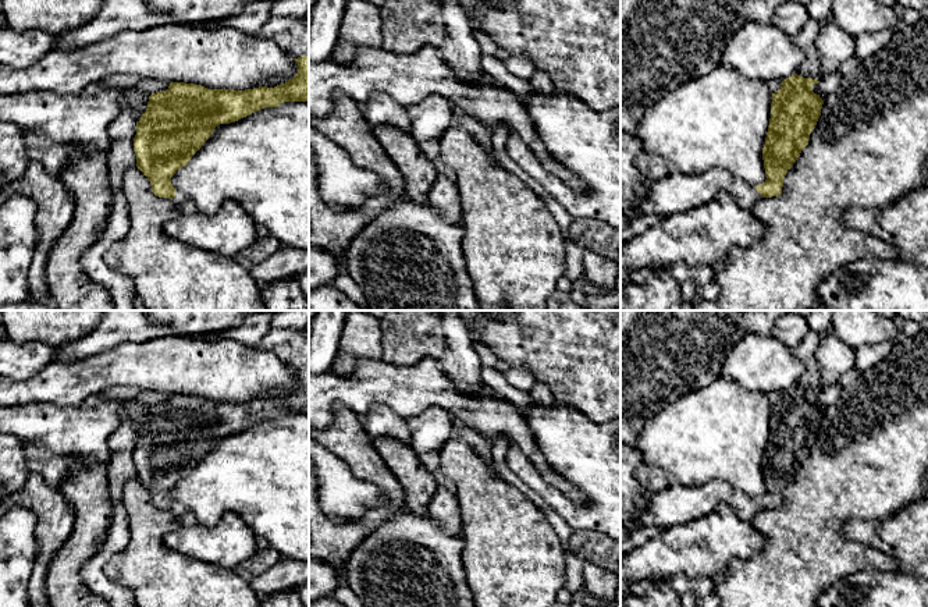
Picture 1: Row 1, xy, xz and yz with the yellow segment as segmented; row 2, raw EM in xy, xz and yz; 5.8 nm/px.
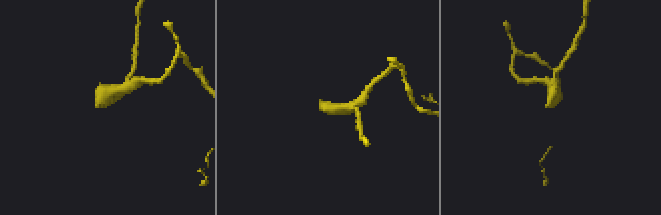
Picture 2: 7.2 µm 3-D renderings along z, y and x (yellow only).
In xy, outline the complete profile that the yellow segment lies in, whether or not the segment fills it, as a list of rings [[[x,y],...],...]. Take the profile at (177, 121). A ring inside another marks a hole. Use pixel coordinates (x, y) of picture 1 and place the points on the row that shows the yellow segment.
[[[309,56],[295,61],[298,74],[274,88],[207,89],[171,82],[167,90],[152,93],[134,138],[136,167],[150,181],[152,192],[181,206],[188,196],[173,187],[171,177],[188,164],[217,125],[284,102],[309,102]]]

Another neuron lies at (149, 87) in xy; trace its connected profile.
[[[141,79],[141,82],[138,84],[138,88],[147,95],[167,90],[168,86],[170,86],[168,82],[163,82],[163,81],[157,81],[157,79]]]

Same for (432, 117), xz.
[[[431,95],[408,107],[406,111],[410,120],[409,134],[423,155],[435,167],[438,174],[455,180],[456,174],[440,159],[440,139],[455,124],[451,103],[442,96]]]

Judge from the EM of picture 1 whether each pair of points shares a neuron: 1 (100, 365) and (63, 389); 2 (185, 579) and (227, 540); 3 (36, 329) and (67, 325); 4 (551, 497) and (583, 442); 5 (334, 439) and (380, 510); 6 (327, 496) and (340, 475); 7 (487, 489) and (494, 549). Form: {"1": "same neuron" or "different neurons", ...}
{"1": "same neuron", "2": "different neurons", "3": "same neuron", "4": "same neuron", "5": "same neuron", "6": "same neuron", "7": "same neuron"}

